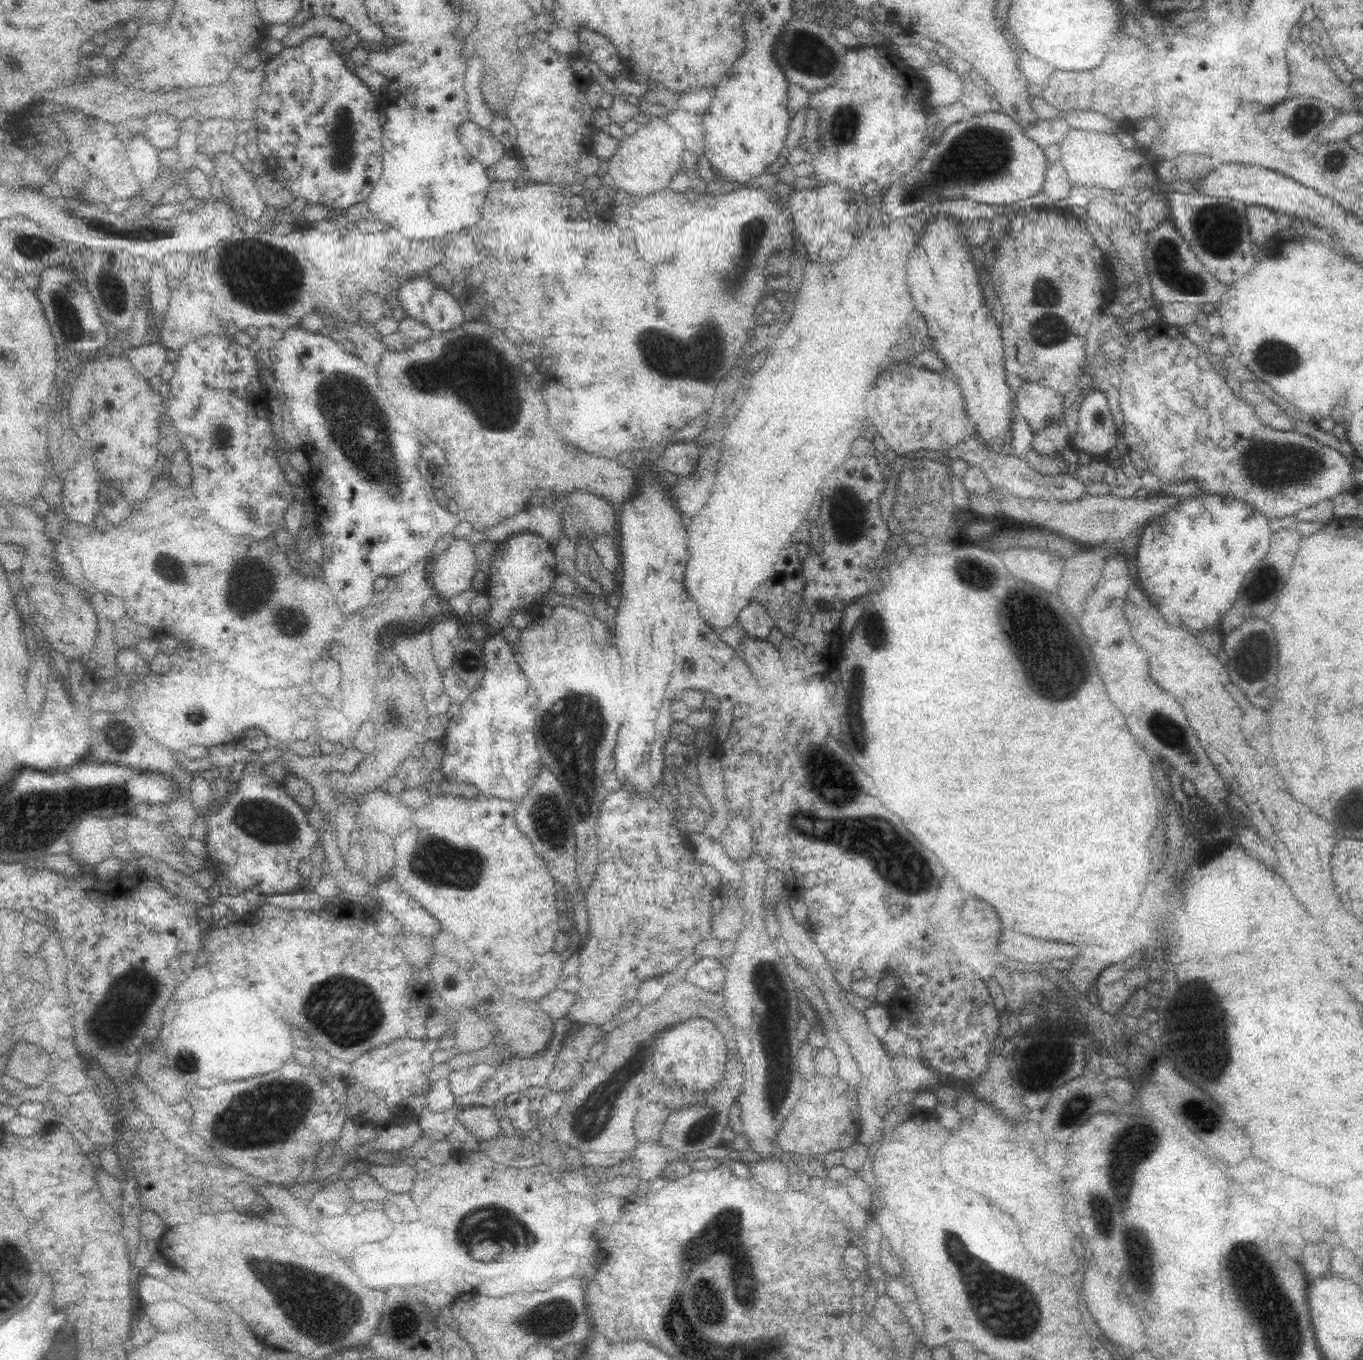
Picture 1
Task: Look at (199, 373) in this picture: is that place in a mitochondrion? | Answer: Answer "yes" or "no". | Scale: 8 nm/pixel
no

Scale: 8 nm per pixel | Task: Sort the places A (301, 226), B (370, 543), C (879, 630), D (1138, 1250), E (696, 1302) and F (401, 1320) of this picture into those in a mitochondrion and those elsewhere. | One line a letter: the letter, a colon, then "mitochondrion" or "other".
A: other
B: other
C: mitochondrion
D: mitochondrion
E: mitochondrion
F: mitochondrion

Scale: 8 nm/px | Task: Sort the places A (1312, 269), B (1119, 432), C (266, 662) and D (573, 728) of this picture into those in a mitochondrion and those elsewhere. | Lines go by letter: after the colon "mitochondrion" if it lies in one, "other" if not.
A: other
B: other
C: other
D: mitochondrion

